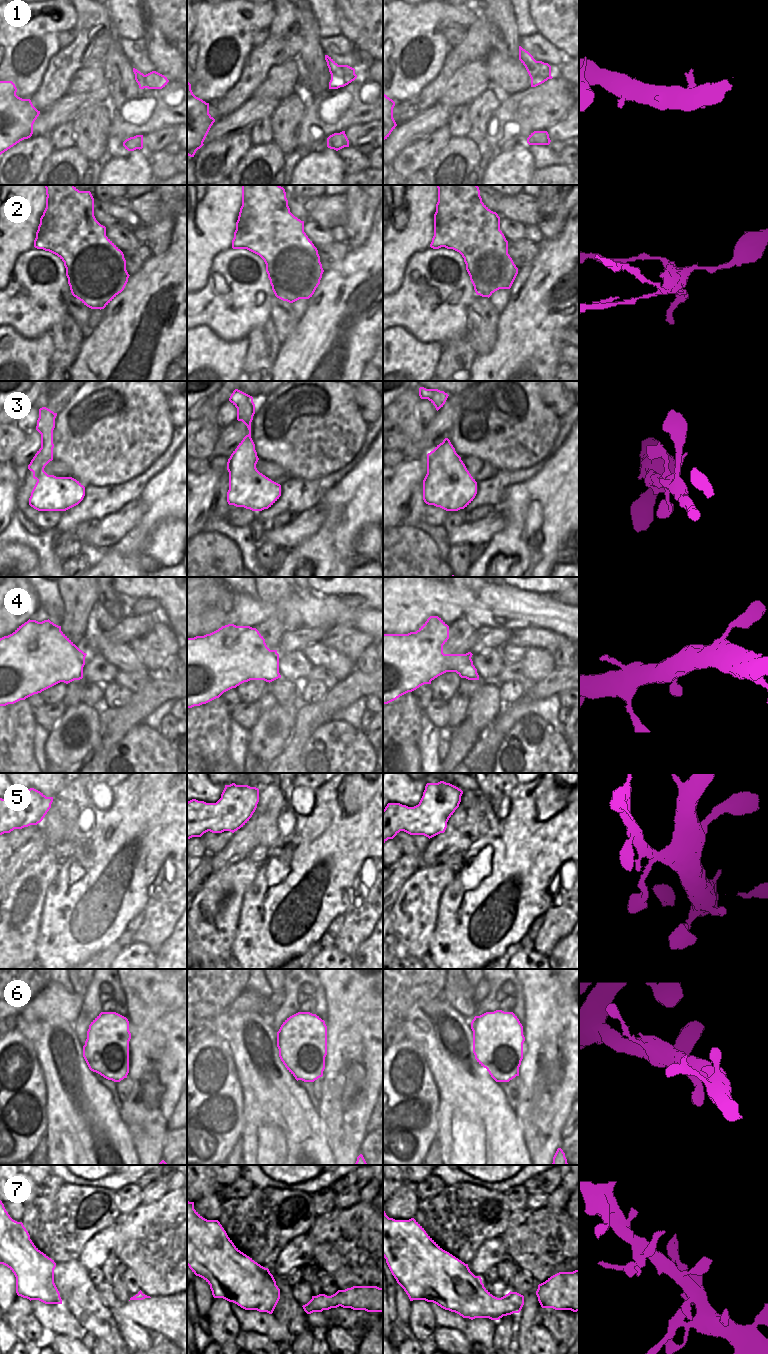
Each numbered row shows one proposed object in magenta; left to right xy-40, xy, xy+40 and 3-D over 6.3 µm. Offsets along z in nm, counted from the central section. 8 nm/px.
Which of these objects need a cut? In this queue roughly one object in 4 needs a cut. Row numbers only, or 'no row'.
2

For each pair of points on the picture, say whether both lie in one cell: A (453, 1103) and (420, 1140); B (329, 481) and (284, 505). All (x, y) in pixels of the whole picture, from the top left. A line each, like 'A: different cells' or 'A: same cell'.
A: different cells
B: same cell

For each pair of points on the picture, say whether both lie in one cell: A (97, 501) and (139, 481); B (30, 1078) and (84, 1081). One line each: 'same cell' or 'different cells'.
A: same cell
B: different cells

